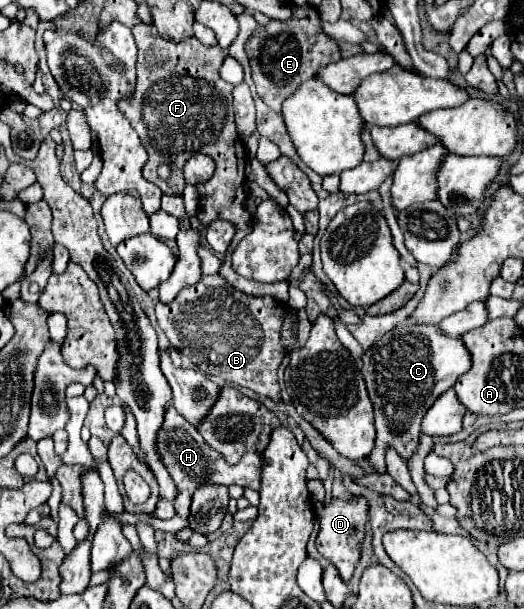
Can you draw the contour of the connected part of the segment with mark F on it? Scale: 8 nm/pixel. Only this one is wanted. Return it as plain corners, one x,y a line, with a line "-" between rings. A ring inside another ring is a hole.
143,23
133,27
133,37
137,41
137,85
135,93
131,95
131,101
121,99
119,111
129,119
131,127
137,131
141,143
145,145
149,153
149,161
171,161
171,169
175,175
175,193
183,193
185,179
183,179
183,163
191,157
197,149
205,155
211,155
217,163
217,169
213,177
205,183
201,183
199,189
199,211
197,219
201,221
213,221
217,217
223,217
227,221
233,221
237,225
232,242
227,249
227,255
223,259
223,265
219,269
219,275
227,279
235,289
247,293
247,295
269,295
279,299
281,303
288,301
288,280
275,283
261,283
249,281
235,273
231,267
231,253
235,250
239,241
249,235
249,229
253,229
251,215
243,209
243,201
247,197
245,191
245,143
235,131
235,119
233,119
233,85
225,83
219,75
219,67
225,59
225,51
221,47
205,47
197,37
187,39
183,43
165,41
155,27
147,27
-
157,73
165,75
165,91
157,91

